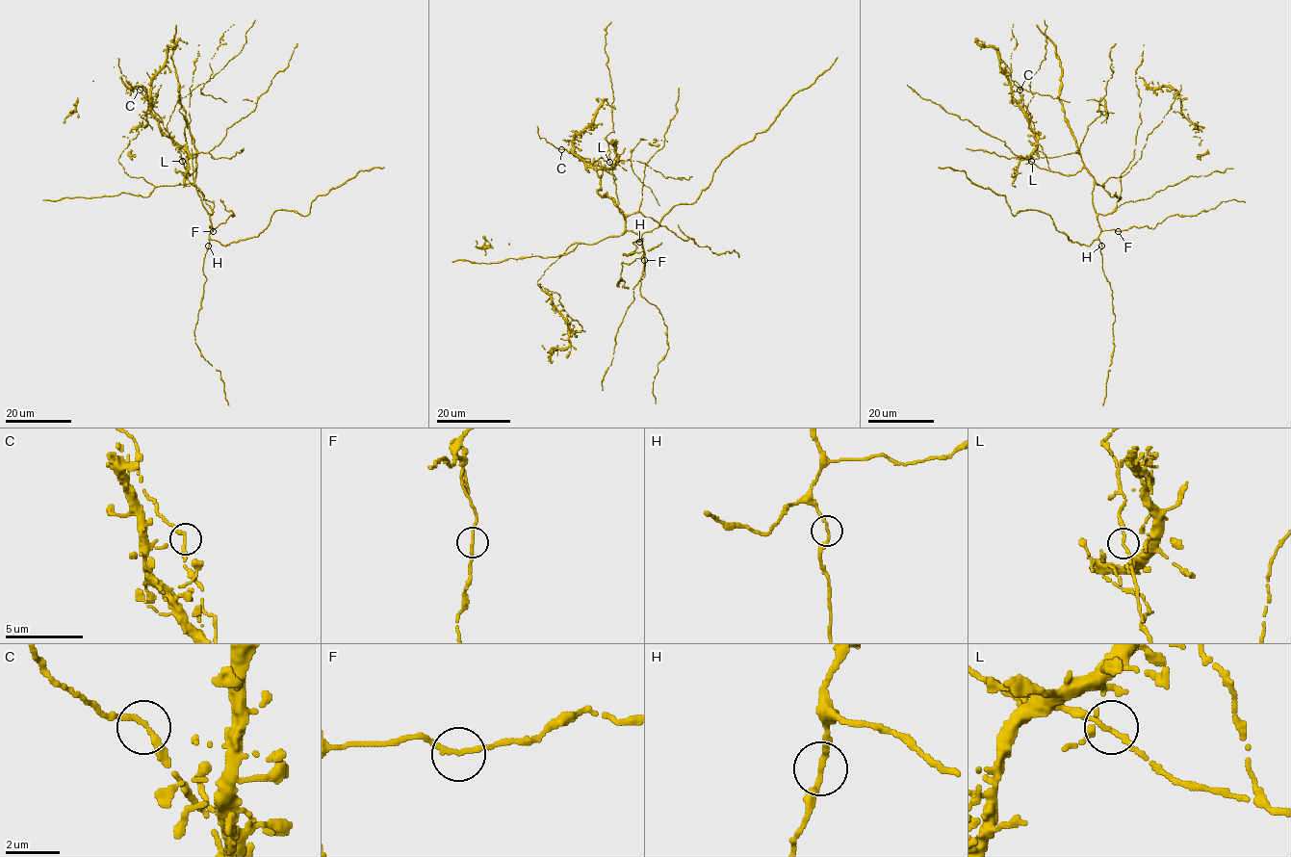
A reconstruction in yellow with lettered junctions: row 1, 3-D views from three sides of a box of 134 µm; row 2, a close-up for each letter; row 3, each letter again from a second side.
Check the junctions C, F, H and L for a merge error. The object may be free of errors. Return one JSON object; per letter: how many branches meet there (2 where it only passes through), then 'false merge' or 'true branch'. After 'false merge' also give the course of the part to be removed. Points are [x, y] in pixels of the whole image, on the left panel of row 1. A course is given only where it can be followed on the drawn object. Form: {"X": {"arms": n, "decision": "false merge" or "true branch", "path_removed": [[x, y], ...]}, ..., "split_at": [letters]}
{"C": {"arms": 2, "decision": "true branch"}, "F": {"arms": 2, "decision": "true branch"}, "H": {"arms": 2, "decision": "true branch"}, "L": {"arms": 2, "decision": "true branch"}, "split_at": []}

